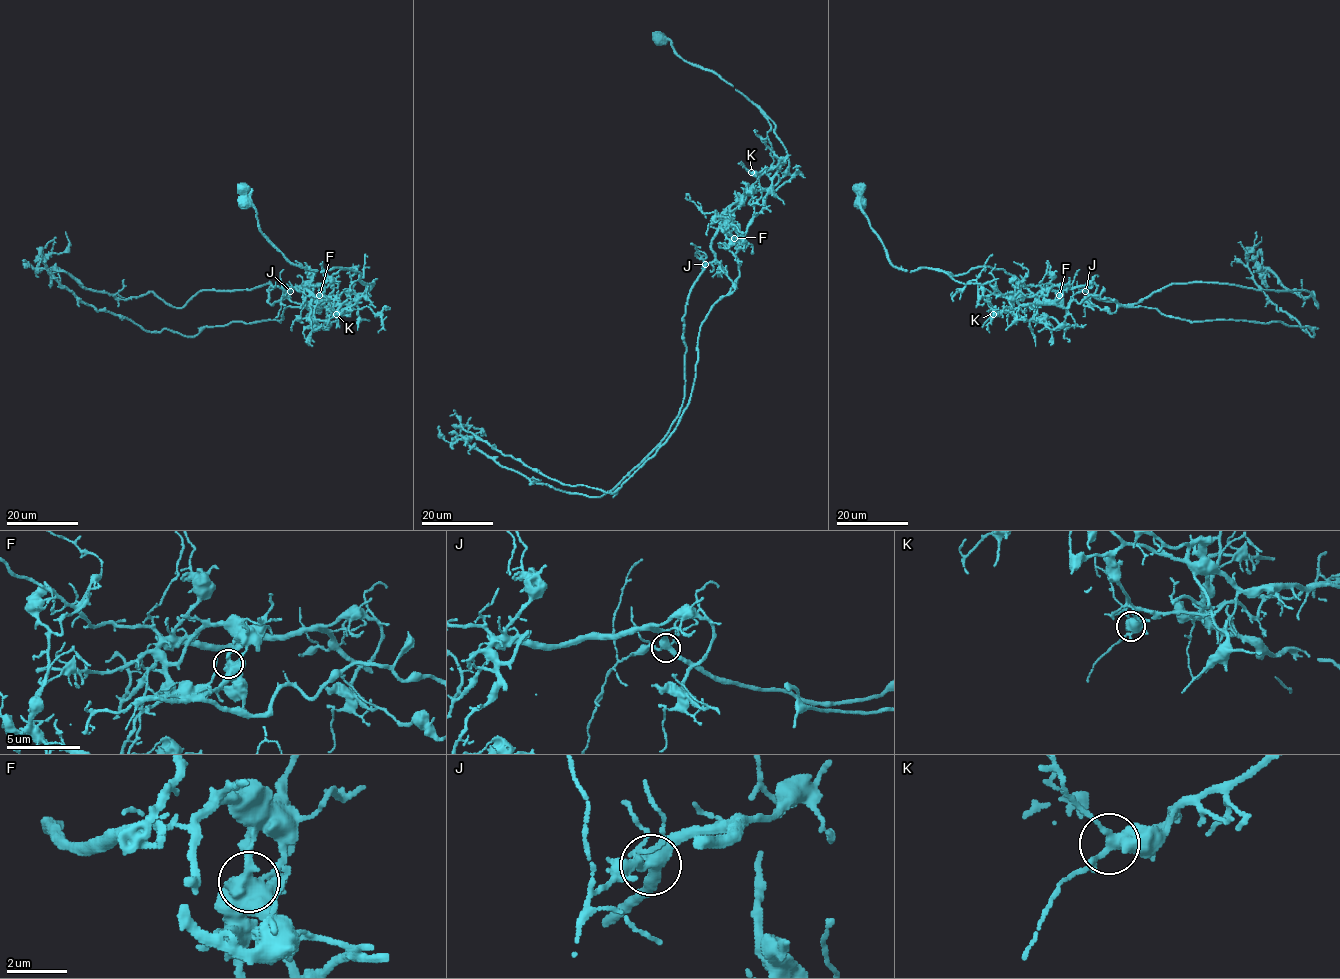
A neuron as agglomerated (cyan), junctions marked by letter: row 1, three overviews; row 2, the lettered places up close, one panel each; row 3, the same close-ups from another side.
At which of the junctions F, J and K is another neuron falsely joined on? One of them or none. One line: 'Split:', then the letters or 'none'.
Split: F

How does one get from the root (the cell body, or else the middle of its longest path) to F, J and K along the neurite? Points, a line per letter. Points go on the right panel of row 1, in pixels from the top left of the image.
F: (859, 202), (896, 267), (910, 272), (942, 270), (965, 284), (988, 283), (1020, 305), (1051, 304), (1059, 295)
J: (859, 202), (900, 269), (958, 276), (988, 266), (1025, 286), (1085, 291)
K: (859, 202), (894, 266), (910, 272), (942, 270), (965, 284), (988, 283), (1000, 293), (989, 296), (993, 314)

